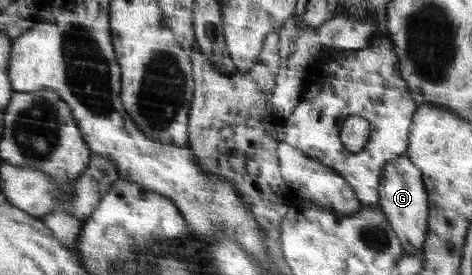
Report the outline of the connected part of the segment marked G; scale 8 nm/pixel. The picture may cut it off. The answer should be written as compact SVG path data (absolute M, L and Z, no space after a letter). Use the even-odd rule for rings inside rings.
M405 154L392 159L386 167L379 187L379 206L388 217L391 228L398 234L405 253L418 255L426 246L430 234L430 198L422 170Z

